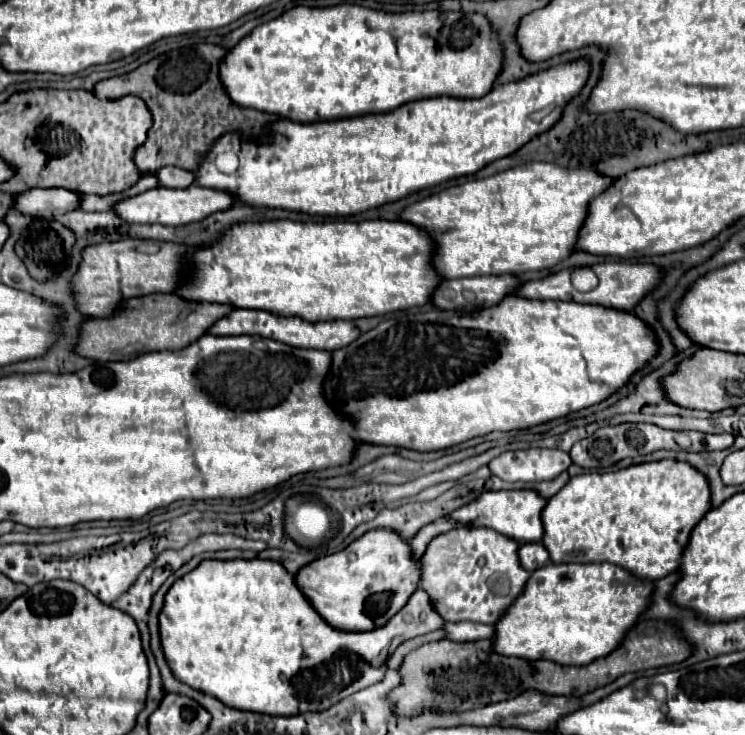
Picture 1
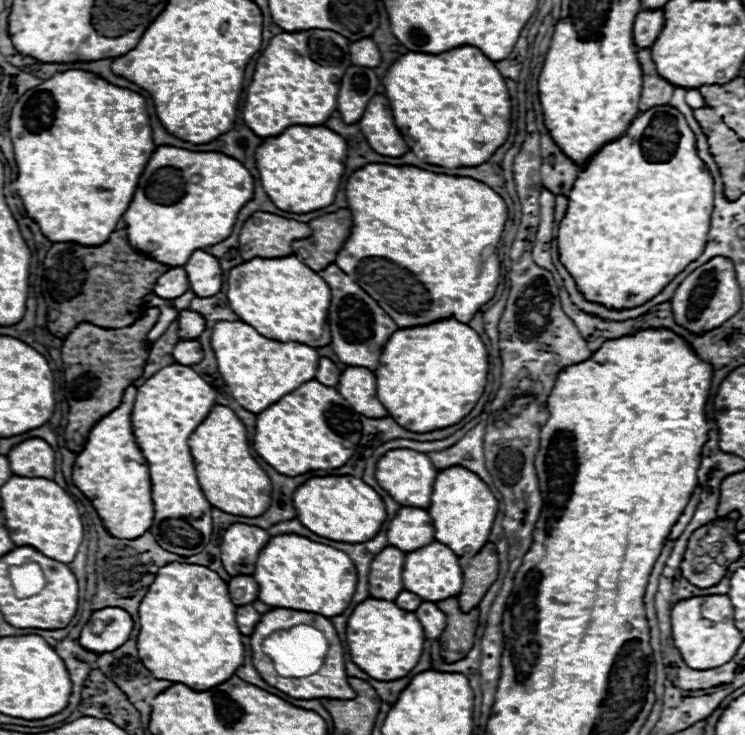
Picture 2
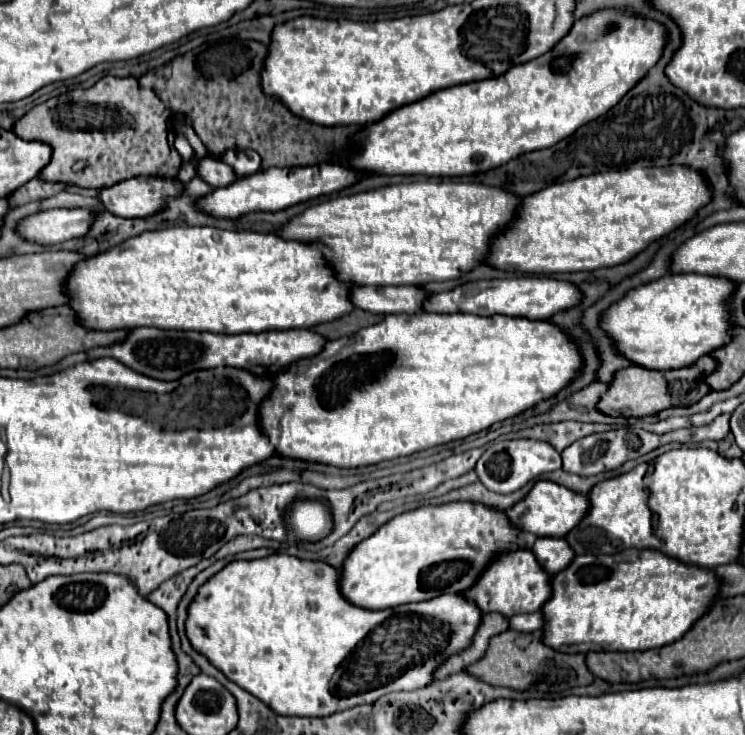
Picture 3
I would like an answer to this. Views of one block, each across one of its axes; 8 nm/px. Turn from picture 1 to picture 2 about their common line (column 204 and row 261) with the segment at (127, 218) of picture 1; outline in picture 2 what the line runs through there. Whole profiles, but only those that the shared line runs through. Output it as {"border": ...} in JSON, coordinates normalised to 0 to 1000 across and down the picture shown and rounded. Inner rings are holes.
{"border":[[[263,340],[255,348],[247,367],[252,373],[255,392],[266,405],[279,405],[279,403],[287,403],[295,397],[298,365],[287,348],[277,346],[274,340]]]}

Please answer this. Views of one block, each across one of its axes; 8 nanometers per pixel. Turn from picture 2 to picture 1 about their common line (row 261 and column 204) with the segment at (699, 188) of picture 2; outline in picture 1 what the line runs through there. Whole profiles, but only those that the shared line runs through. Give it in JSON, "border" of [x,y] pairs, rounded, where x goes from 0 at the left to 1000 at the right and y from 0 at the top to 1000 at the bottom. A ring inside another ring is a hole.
{"border":[[[274,762],[268,765],[258,778],[252,778],[250,784],[239,786],[231,800],[226,803],[223,814],[220,814],[220,824],[212,835],[212,849],[215,849],[215,873],[217,873],[217,887],[220,887],[220,898],[226,903],[226,909],[234,914],[234,920],[258,933],[260,939],[268,939],[274,944],[282,947],[293,947],[293,952],[298,952],[298,958],[309,958],[311,963],[325,963],[325,966],[336,966],[336,969],[357,969],[362,974],[392,974],[392,971],[403,971],[403,969],[416,969],[416,966],[438,966],[443,961],[448,961],[454,952],[462,952],[464,947],[505,931],[507,925],[513,925],[515,912],[518,912],[518,898],[521,893],[529,887],[529,882],[534,876],[540,876],[548,868],[556,868],[561,863],[572,863],[580,857],[588,857],[593,852],[593,841],[588,838],[588,833],[583,833],[580,822],[574,819],[574,811],[566,800],[561,800],[550,816],[545,819],[545,824],[513,854],[497,857],[497,860],[459,860],[451,857],[446,852],[440,852],[416,824],[416,819],[405,811],[405,805],[397,800],[395,795],[395,784],[387,781],[381,776],[381,770],[376,765],[365,765],[365,762]]]}

